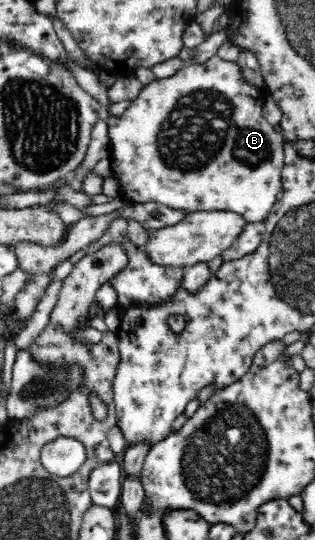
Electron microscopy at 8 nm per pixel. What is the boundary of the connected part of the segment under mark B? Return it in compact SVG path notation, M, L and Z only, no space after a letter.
M216 54L212 58L206 59L206 62L186 64L170 78L153 80L140 91L140 94L121 116L110 116L108 110L102 108L99 119L104 120L108 125L111 172L113 173L113 178L118 179L121 195L129 203L158 202L169 208L189 213L224 210L240 214L248 223L266 221L282 192L281 170L282 166L285 165L285 154L283 151L283 134L280 131L276 131L262 115L264 101L265 96L259 87L252 86L245 81L237 62L223 60Z

